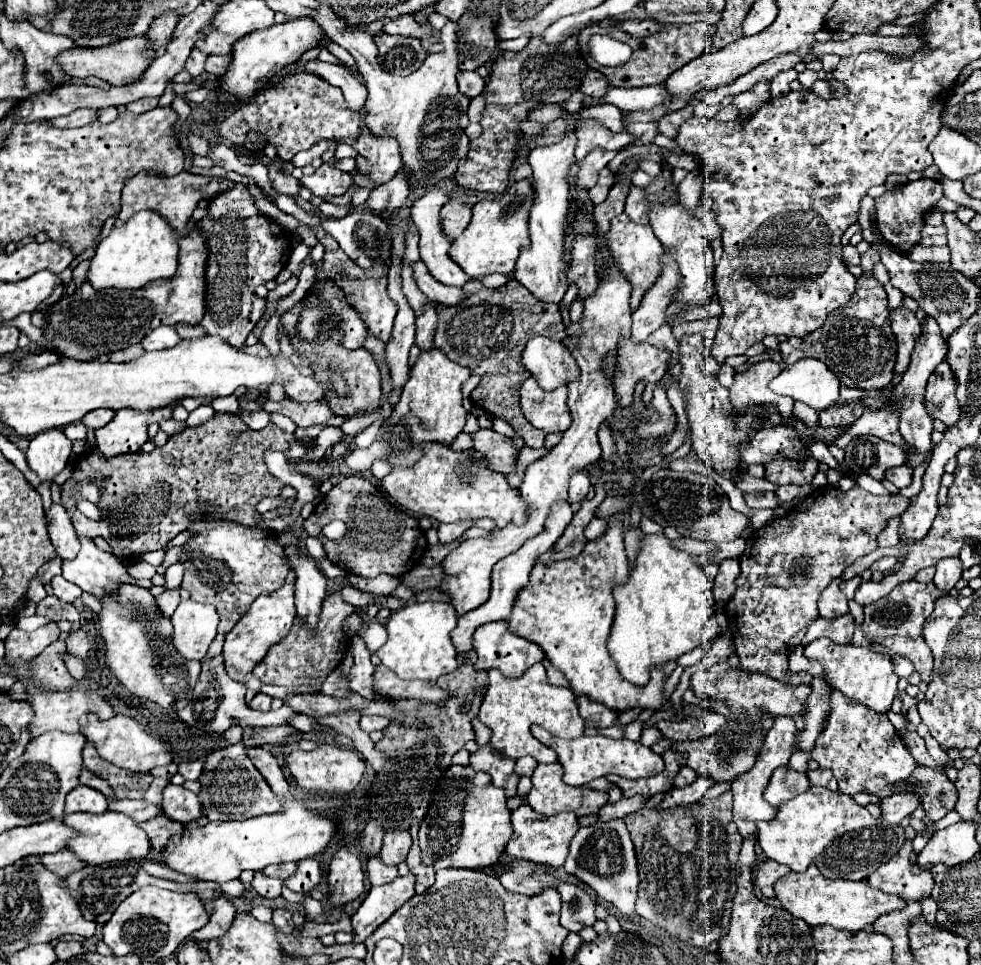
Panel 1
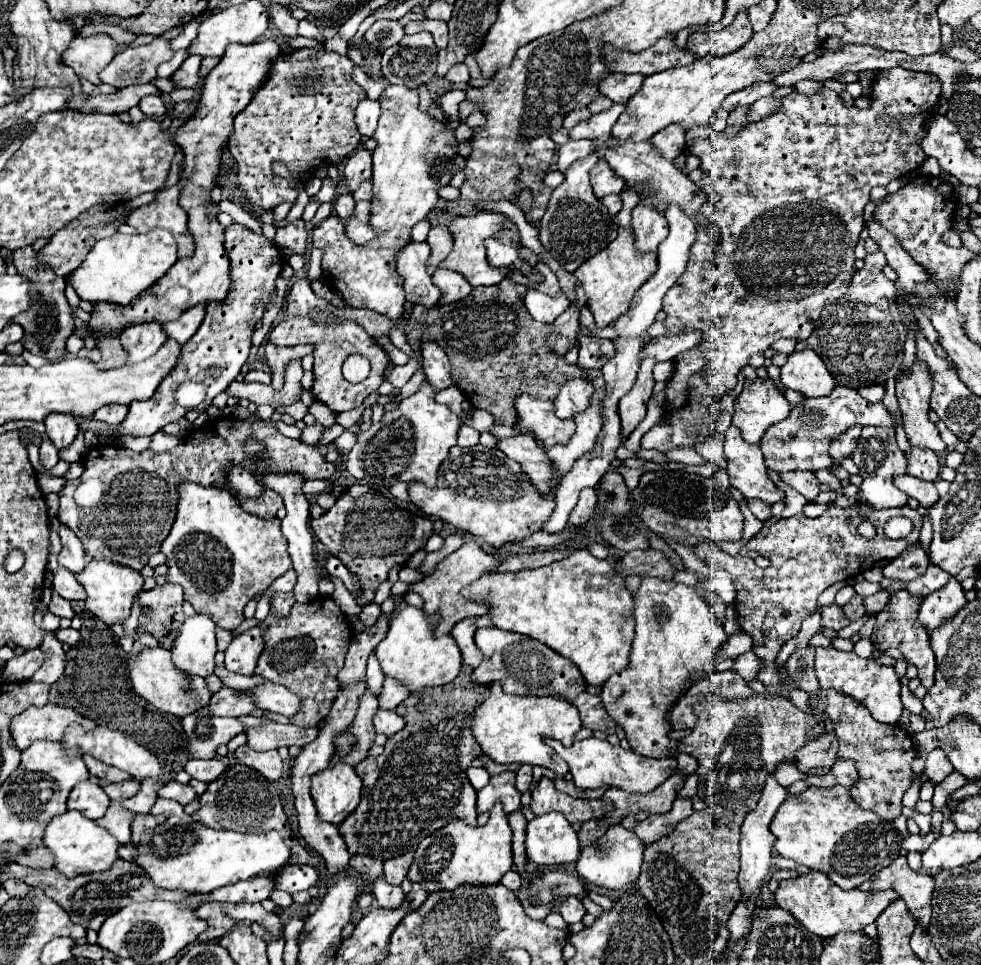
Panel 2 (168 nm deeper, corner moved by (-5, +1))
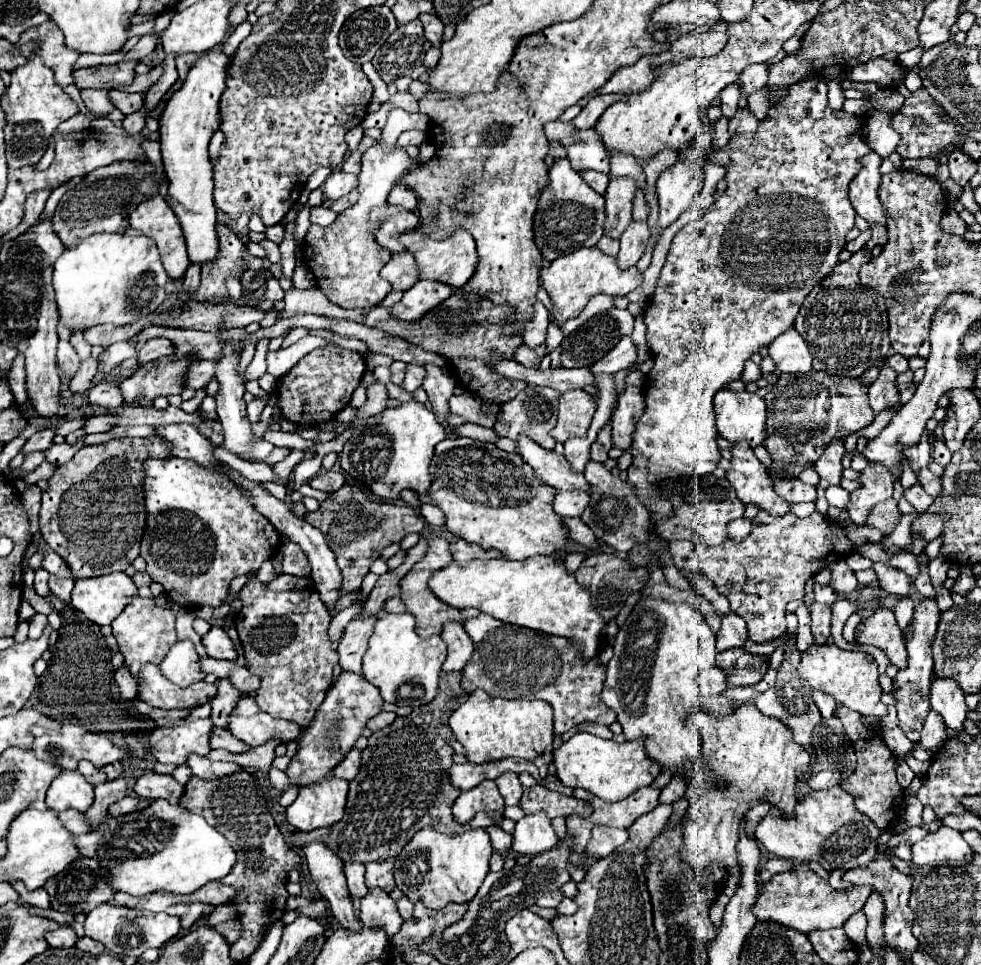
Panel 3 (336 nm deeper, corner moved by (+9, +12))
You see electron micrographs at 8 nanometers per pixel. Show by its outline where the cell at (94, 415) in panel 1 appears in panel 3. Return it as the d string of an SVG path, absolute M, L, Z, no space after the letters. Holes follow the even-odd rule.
M98 381L94 387L88 389L88 403L100 405L100 407L120 407L122 405L122 393L118 385L110 381Z

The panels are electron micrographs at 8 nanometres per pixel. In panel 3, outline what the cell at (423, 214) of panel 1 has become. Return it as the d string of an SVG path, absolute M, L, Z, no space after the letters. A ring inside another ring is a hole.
M422 279L404 293L404 297L390 309L390 313L404 321L416 321L418 317L422 317L422 313L426 313L426 309L432 309L434 305L438 305L438 301L450 297L450 293L452 287L446 283Z

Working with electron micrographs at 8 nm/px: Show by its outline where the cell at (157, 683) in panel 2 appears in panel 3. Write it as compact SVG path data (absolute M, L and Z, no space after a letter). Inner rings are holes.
M144 663L138 673L138 697L152 707L176 709L176 707L194 707L216 695L216 685L204 681L192 683L190 687L178 687L162 677L158 665Z

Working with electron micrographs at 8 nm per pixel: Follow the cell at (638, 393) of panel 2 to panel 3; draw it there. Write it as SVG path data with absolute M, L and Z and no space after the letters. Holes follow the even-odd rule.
M624 385L618 393L618 405L612 415L612 443L618 449L628 449L636 421L644 413L644 393L640 387Z

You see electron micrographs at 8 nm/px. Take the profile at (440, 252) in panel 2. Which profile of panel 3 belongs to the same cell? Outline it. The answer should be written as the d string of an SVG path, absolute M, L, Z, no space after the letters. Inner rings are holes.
M398 253L392 255L388 265L382 269L382 277L392 283L392 289L410 289L418 281L418 265L414 263L412 253Z

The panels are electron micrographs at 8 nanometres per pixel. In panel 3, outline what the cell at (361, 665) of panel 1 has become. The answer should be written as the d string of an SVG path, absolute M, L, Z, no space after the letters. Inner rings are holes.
M350 749L348 753L346 753L348 757L342 761L342 763L338 763L338 767L334 767L334 775L336 777L342 777L342 779L346 779L346 781L352 781L354 777L356 777L356 773L358 773L358 767L360 767L360 749Z

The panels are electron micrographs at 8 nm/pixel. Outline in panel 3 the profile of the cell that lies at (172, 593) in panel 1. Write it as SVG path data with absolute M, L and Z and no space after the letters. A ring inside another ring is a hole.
M126 663L116 671L114 677L116 677L116 683L120 687L122 699L134 699L136 697L136 679L130 675L130 669Z

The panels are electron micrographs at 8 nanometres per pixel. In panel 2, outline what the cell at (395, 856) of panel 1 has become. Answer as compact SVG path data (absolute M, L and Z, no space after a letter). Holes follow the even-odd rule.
M412 852L400 856L400 858L392 858L384 862L384 878L388 880L388 884L396 884L400 886L402 880L408 874L408 868L412 864Z

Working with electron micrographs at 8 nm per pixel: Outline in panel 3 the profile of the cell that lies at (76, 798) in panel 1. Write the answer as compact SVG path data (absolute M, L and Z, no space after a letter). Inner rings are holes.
M62 771L50 785L46 805L54 811L86 811L94 801L92 785L78 771Z

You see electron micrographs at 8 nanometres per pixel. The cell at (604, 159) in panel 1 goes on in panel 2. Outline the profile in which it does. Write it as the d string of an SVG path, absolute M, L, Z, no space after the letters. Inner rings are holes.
M592 154L576 160L572 168L568 168L566 182L552 192L548 210L540 220L540 242L566 272L574 272L584 260L604 250L618 236L618 226L614 218L594 196L590 186L588 172L596 162L598 162L598 156Z

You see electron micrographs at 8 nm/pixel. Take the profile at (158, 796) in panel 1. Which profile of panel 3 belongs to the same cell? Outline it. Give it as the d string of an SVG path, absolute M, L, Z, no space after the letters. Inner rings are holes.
M154 799L142 811L116 817L102 835L96 857L110 869L112 885L130 895L152 891L194 893L202 885L226 877L236 863L236 851L222 833L200 815L166 799Z

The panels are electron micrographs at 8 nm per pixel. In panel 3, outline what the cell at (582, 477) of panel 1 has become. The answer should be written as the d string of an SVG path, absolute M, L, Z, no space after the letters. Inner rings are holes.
M582 489L574 491L558 491L554 499L554 511L560 517L580 517L582 509L586 509L590 495Z

